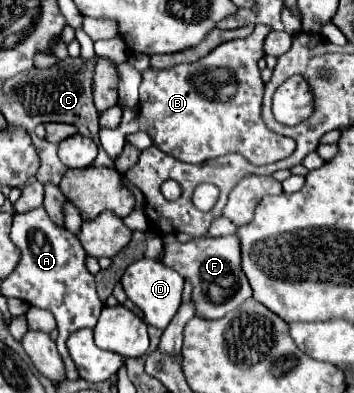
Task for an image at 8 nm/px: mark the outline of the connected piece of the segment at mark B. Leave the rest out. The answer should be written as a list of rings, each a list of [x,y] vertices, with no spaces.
[[[255,26],[249,38],[225,42],[203,60],[167,70],[147,68],[143,72],[139,126],[153,138],[159,150],[189,164],[203,164],[211,158],[237,152],[255,166],[283,160],[295,150],[295,140],[269,132],[261,118],[265,84],[257,62],[265,56],[263,40],[269,32],[269,26]]]

